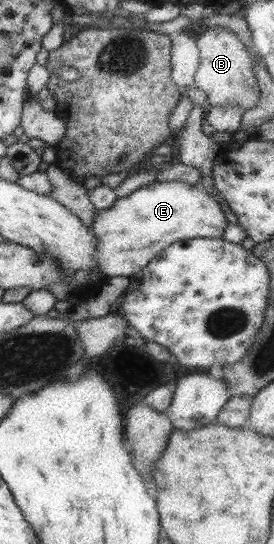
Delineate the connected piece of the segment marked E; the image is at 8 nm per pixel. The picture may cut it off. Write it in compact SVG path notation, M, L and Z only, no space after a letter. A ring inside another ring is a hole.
M154 180L125 197L116 198L111 208L96 210L91 231L95 235L95 256L104 278L129 277L139 272L165 248L189 238L221 239L228 225L217 199L208 191L183 181Z

